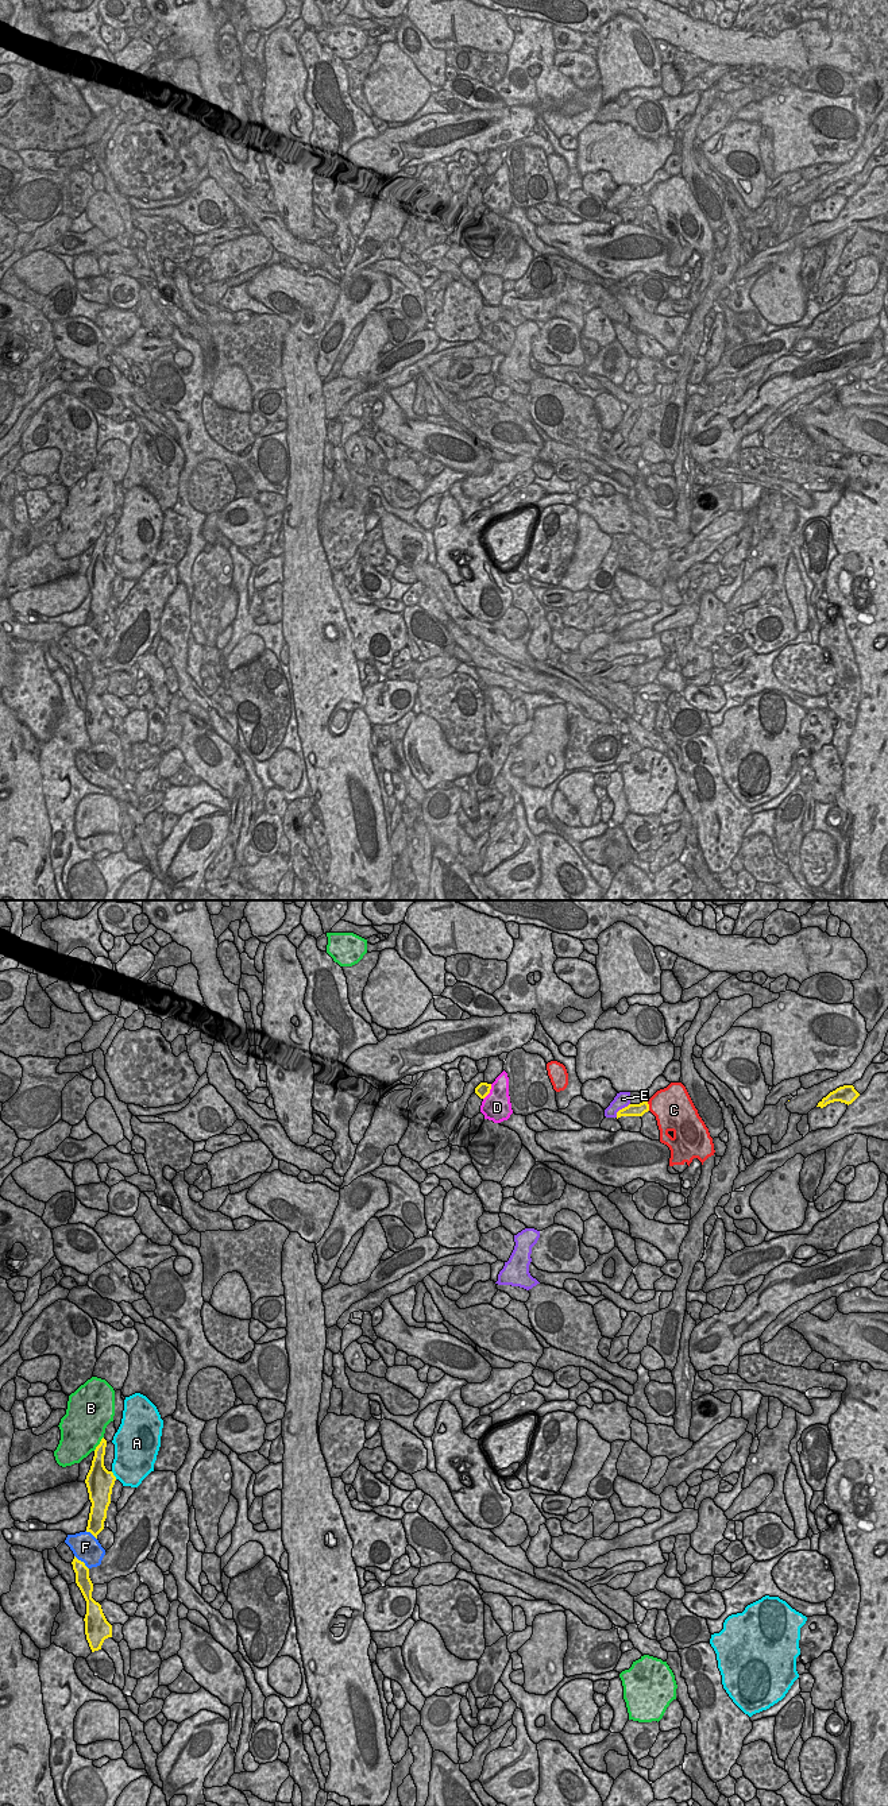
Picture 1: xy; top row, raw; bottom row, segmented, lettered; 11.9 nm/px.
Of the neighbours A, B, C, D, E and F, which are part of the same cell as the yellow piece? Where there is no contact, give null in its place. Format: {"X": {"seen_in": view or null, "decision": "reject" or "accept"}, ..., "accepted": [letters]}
{"A": {"seen_in": "xy", "decision": "reject"}, "B": {"seen_in": "xy", "decision": "reject"}, "C": {"seen_in": "xy", "decision": "reject"}, "D": {"seen_in": "xy", "decision": "reject"}, "E": {"seen_in": "xy", "decision": "reject"}, "F": {"seen_in": "xy", "decision": "reject"}, "accepted": []}

